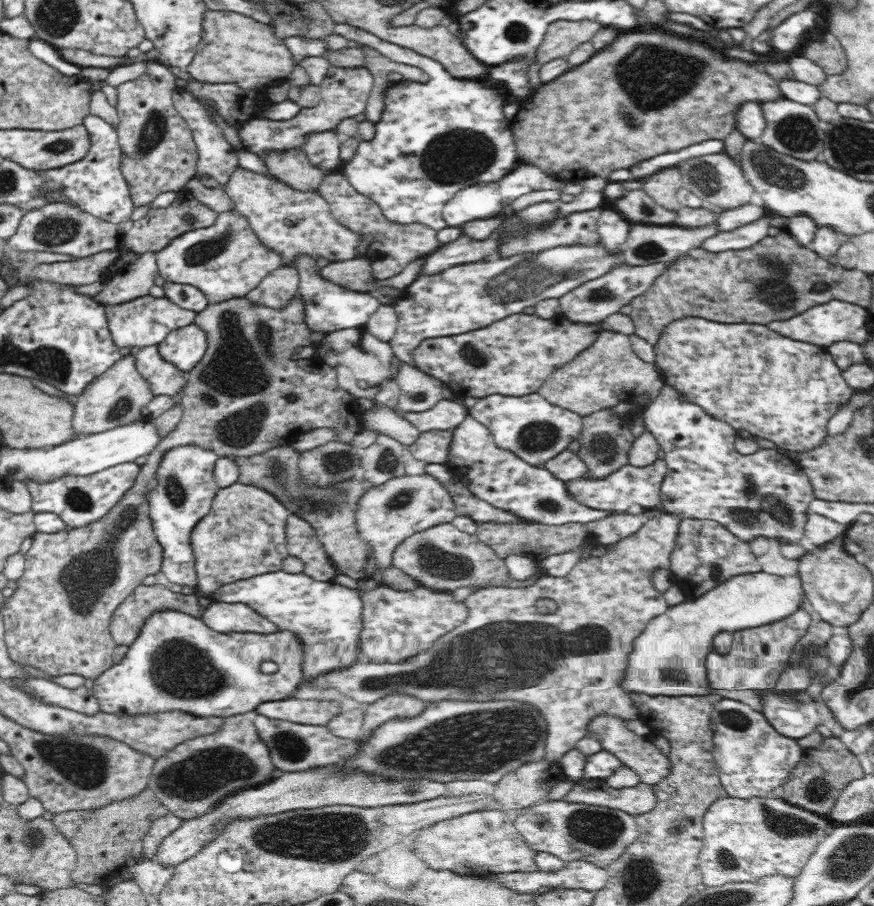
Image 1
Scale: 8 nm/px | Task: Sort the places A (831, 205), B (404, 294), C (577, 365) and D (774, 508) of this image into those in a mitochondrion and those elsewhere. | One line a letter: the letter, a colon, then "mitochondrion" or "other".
A: other
B: other
C: other
D: mitochondrion

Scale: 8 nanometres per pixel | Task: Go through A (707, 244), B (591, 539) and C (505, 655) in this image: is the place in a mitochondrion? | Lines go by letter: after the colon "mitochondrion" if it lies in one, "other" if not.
A: other
B: other
C: mitochondrion

